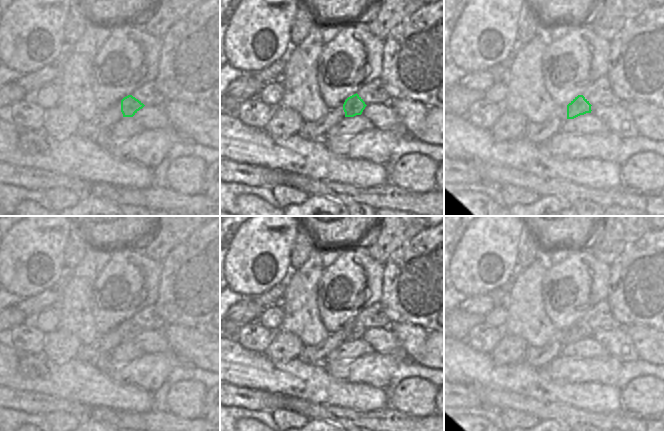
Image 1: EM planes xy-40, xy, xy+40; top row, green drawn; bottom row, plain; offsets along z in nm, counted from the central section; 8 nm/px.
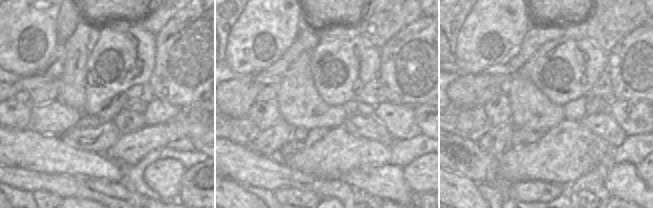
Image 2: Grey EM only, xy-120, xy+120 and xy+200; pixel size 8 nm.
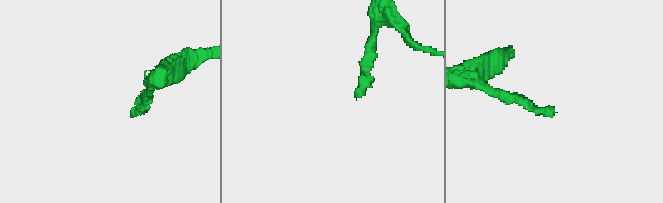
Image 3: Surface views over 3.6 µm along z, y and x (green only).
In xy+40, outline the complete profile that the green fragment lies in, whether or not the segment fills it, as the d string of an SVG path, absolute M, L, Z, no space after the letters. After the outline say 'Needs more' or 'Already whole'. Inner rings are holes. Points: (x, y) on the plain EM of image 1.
M540 250L537 258L507 286L507 320L503 333L524 339L529 347L542 347L554 341L566 345L592 335L592 329L583 319L575 321L567 330L558 331L545 314L541 288L550 266L549 253Z. Needs more.

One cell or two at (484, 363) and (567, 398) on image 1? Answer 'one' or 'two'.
one

